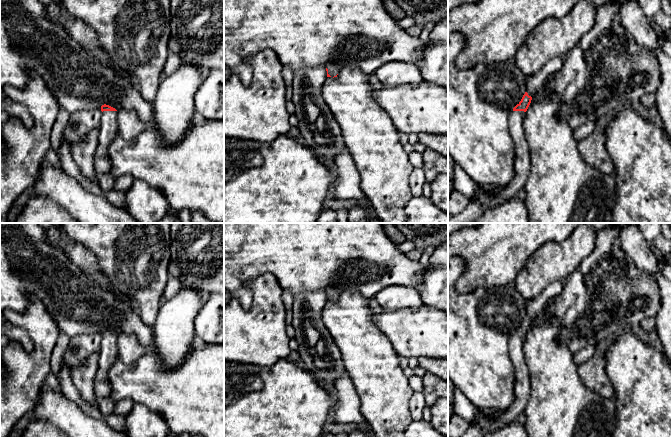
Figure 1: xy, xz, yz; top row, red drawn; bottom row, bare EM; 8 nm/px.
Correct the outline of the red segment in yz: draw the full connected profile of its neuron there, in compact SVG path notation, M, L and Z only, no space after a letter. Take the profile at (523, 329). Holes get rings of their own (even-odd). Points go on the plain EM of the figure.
M567 279L554 281L544 291L526 305L526 316L521 325L513 332L508 349L510 359L515 368L515 398L510 406L498 415L481 417L474 424L470 424L460 437L482 437L487 430L495 431L512 422L523 413L530 395L530 374L524 360L522 344L525 340L532 321L545 307L546 303L560 295L566 285Z

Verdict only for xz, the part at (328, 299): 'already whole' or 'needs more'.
needs more

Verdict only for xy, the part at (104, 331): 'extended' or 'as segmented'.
extended

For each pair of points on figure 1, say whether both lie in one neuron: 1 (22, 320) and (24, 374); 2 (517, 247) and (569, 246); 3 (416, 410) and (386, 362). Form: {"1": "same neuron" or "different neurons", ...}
{"1": "same neuron", "2": "different neurons", "3": "different neurons"}

